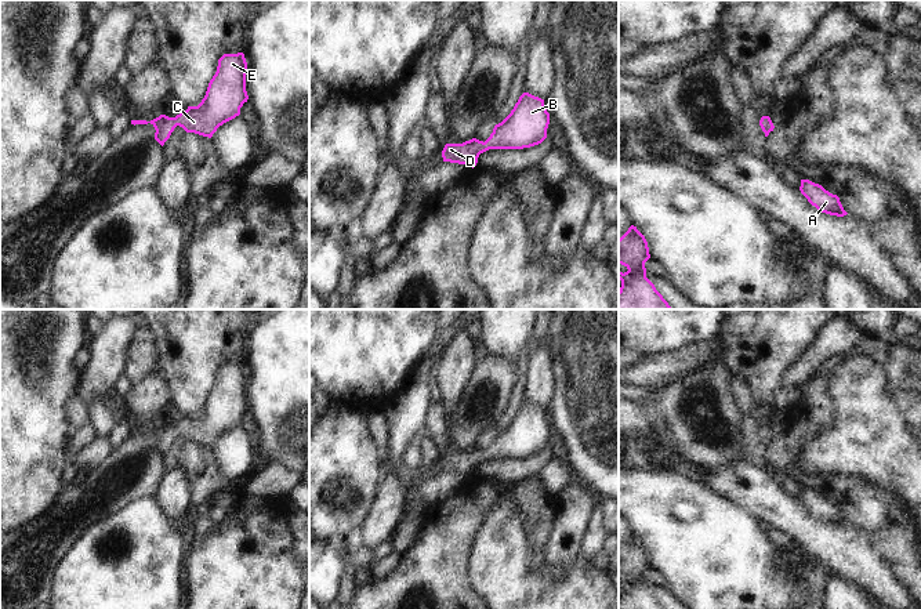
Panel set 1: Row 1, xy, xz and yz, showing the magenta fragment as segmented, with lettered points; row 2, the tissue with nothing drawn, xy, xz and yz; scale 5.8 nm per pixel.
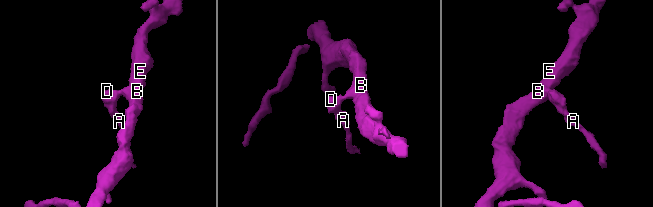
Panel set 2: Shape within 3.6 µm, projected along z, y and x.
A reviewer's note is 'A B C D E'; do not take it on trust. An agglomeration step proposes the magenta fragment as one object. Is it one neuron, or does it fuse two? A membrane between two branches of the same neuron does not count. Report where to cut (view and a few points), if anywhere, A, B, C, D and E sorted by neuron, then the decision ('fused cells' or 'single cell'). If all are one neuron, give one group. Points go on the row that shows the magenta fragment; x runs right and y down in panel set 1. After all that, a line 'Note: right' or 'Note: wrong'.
no cut | A B C D E | single cell
Note: right

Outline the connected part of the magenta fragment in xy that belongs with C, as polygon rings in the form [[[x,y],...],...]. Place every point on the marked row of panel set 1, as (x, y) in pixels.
[[[243,52],[224,54],[197,106],[188,106],[175,117],[160,115],[151,122],[131,120],[131,124],[151,123],[156,130],[155,139],[162,146],[177,126],[186,133],[211,138],[220,126],[239,116],[240,108],[247,102],[246,75],[247,62]]]

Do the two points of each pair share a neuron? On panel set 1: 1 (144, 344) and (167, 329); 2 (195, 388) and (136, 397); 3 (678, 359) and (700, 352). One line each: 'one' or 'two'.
1: two
2: two
3: one

